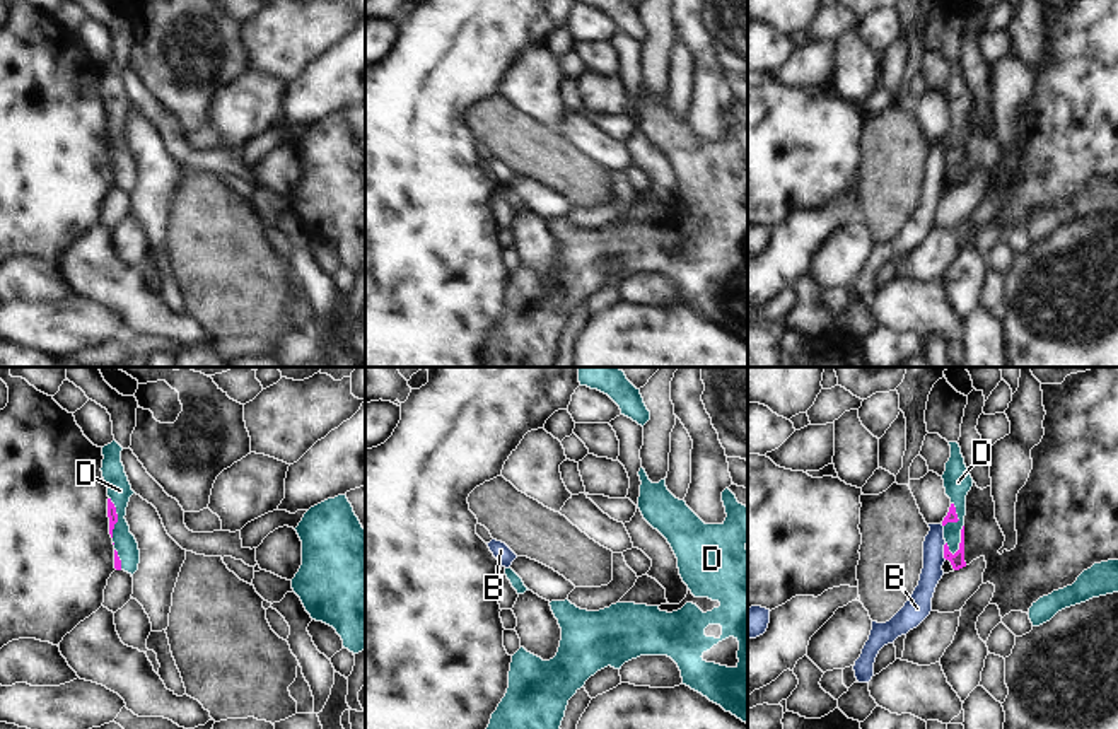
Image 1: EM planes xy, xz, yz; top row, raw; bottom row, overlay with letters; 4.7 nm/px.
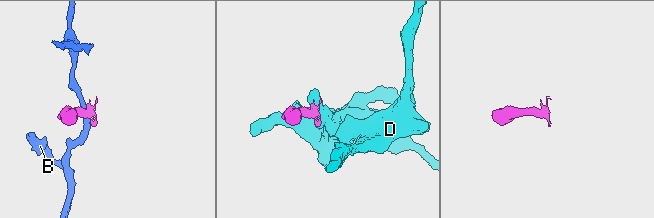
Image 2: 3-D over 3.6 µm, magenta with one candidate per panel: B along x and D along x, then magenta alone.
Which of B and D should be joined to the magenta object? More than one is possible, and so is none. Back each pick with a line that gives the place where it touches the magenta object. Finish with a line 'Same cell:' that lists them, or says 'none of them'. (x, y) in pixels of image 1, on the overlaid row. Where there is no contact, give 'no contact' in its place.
D: meets magenta in yz at (961, 540)
Same cell: D

